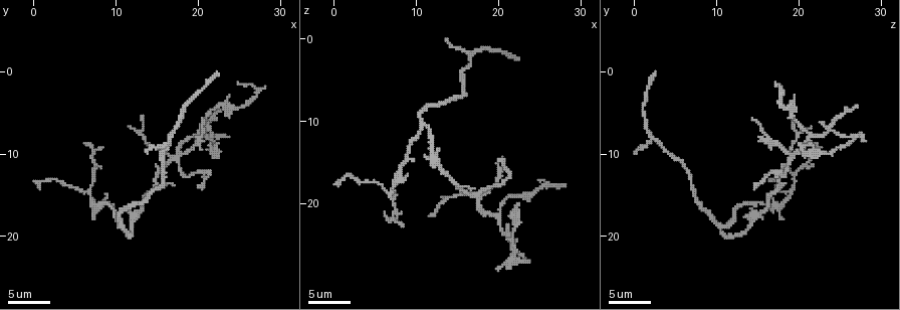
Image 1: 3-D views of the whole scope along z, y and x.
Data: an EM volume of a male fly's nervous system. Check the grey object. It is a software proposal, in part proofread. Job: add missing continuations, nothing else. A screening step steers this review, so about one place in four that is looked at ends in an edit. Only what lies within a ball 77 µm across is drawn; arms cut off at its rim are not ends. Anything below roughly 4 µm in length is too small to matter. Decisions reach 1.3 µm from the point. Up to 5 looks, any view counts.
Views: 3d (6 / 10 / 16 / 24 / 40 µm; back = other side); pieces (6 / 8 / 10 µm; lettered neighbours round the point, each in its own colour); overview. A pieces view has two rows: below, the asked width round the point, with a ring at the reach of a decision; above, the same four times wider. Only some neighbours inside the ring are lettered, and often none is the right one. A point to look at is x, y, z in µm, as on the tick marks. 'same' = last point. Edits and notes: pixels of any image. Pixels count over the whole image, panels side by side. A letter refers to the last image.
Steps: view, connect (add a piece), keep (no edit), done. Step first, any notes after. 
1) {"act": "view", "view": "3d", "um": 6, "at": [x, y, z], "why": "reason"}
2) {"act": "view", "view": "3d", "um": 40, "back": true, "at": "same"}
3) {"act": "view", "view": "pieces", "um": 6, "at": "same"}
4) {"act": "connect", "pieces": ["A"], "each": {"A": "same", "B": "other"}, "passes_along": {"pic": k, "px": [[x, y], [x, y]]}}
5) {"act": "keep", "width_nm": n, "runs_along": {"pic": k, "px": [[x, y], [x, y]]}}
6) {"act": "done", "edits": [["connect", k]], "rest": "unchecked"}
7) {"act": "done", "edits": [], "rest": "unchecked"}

{"act": "view", "view": "pieces", "um": 6, "at": [22.4, 0.4, 2.6], "why": "an open end"}

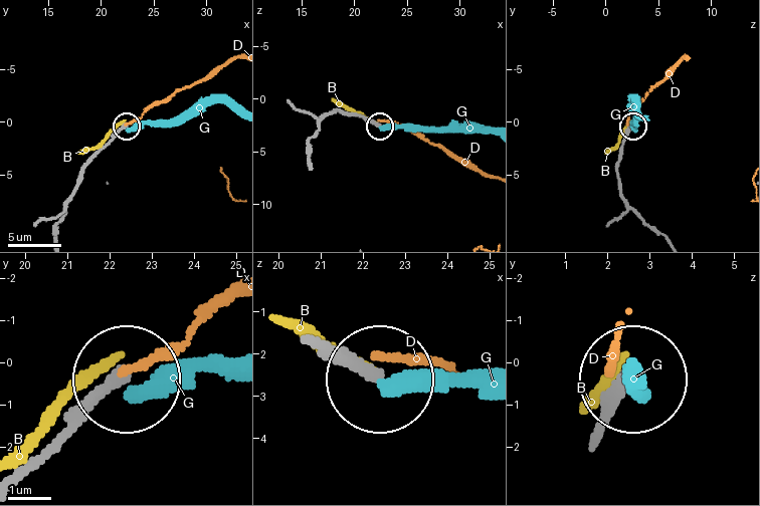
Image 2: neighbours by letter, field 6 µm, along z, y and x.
{"act": "keep", "each": {"B": "other", "D": "other", "G": "other"}, "found": "none of them fits"}

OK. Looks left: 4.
{"act": "view", "view": "pieces", "um": 6, "at": [13.8, 9.8, 0.2], "why": "an open end"}

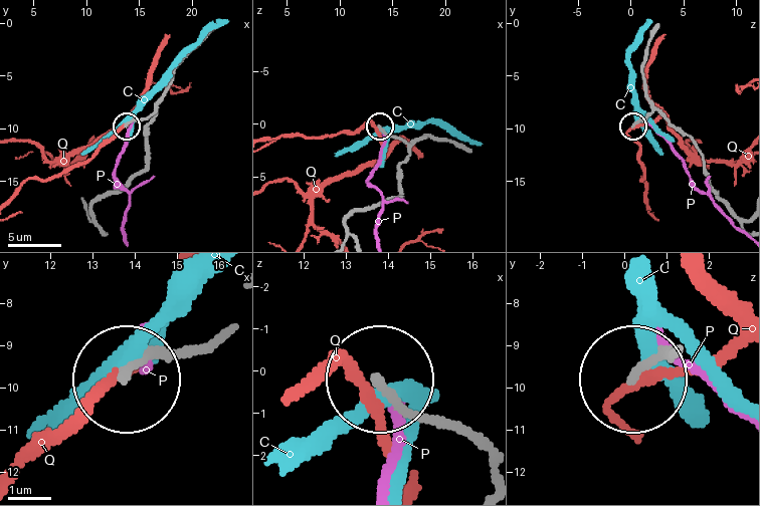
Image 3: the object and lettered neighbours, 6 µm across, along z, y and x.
{"act": "keep", "each": {"C": "other", "P": "other", "Q": "other"}, "runs_along": {"pic": 3, "px": [[489, 457], [384, 385]]}, "found": "no lettered piece goes on from it"}

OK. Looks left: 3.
{"act": "view", "view": "3d", "um": 10, "at": [22.6, 8.6, 20.4]}

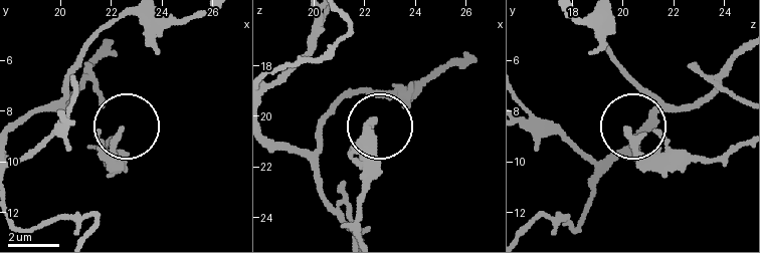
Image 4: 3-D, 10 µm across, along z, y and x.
{"act": "view", "view": "pieces", "um": 8, "at": [22.3, 8.9, 20.2], "why": "what lies round it"}

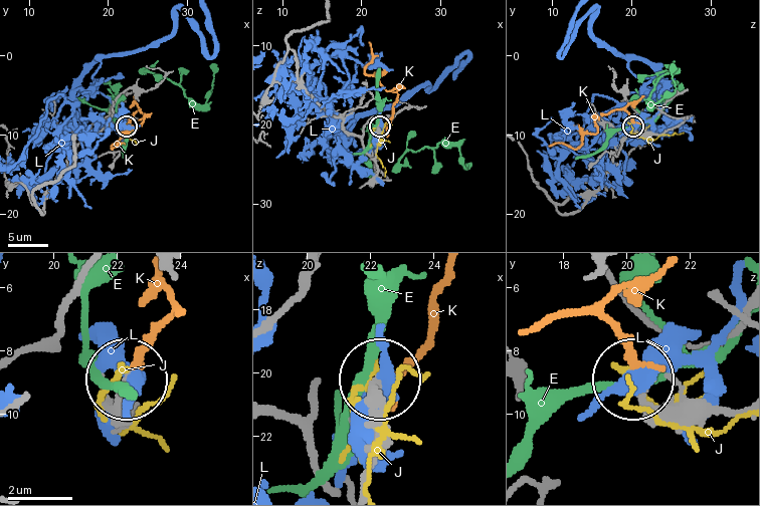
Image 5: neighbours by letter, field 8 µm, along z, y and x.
{"act": "connect", "pieces": ["K"], "each": {"E": "other", "J": "other", "K": "same", "L": "other"}, "passes_along": {"pic": 5, "px": [[650, 133], [615, 110], [576, 148], [549, 146]]}, "found": "it goes on there"}

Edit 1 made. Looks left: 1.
{"act": "done", "edits": [["connect", 5]], "rest": "unchecked"}

